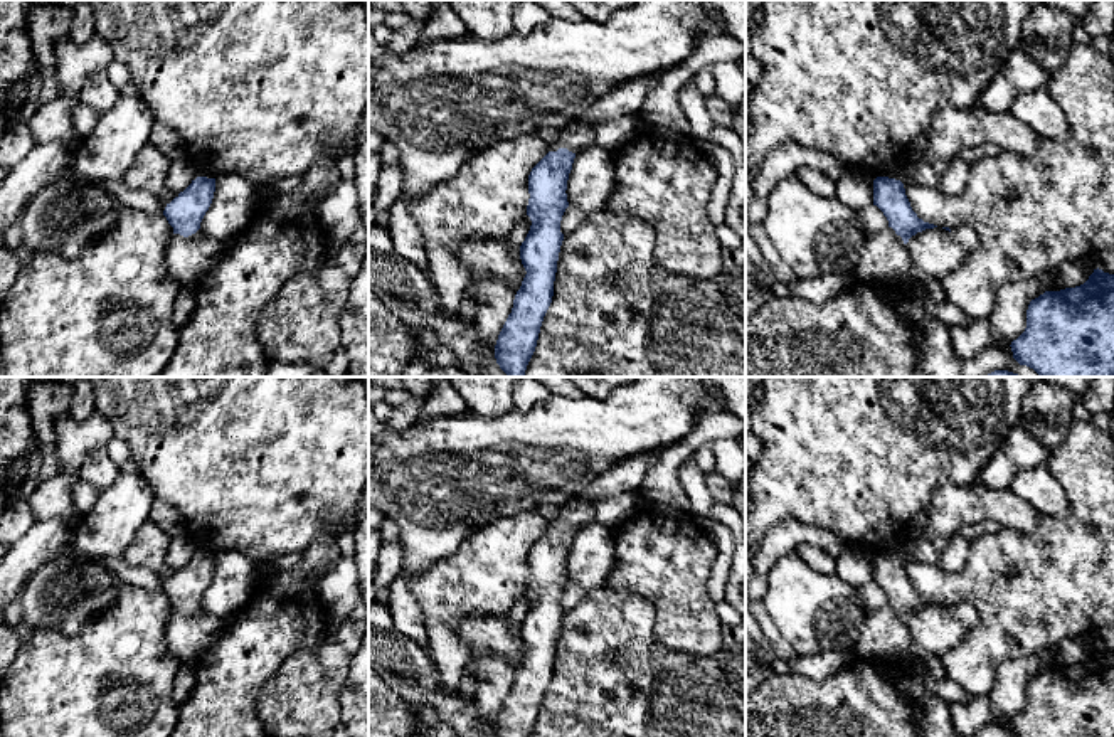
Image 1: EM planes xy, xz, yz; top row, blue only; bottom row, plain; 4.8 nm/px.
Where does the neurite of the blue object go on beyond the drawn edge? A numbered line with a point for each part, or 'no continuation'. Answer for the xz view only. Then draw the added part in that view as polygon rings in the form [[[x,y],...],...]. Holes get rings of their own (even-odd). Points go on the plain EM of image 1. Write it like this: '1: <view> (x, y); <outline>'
1: xz (628, 475); [[[663,449],[650,451],[616,463],[570,503],[562,505],[557,515],[550,518],[550,528],[567,525],[579,532],[586,525],[592,523],[596,520],[594,505],[614,495],[641,488],[648,468],[660,458],[661,451]]]

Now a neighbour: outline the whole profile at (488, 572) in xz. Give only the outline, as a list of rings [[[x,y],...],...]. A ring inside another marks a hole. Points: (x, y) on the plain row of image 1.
[[[525,510],[498,518],[473,532],[459,549],[409,581],[427,629],[427,651],[441,675],[441,690],[459,690],[461,671],[469,661],[469,648],[458,638],[456,628],[466,616],[507,612],[525,592],[528,582],[528,552],[550,528],[550,517],[542,510]]]

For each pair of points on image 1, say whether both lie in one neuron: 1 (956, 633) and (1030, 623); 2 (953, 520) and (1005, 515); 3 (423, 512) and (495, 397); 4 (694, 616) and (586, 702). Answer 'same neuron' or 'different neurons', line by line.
1: different neurons
2: same neuron
3: different neurons
4: different neurons

